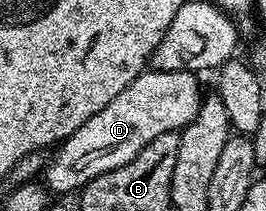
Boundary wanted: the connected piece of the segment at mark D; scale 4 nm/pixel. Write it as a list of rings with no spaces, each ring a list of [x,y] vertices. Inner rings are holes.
[[[152,69],[139,73],[119,95],[110,99],[98,115],[90,115],[78,131],[74,131],[66,140],[55,146],[56,154],[46,161],[42,173],[42,181],[53,194],[72,193],[83,189],[84,184],[106,171],[114,171],[142,151],[150,139],[158,139],[158,135],[175,133],[186,128],[198,115],[198,107],[202,100],[200,93],[201,78],[190,70],[162,71]]]

